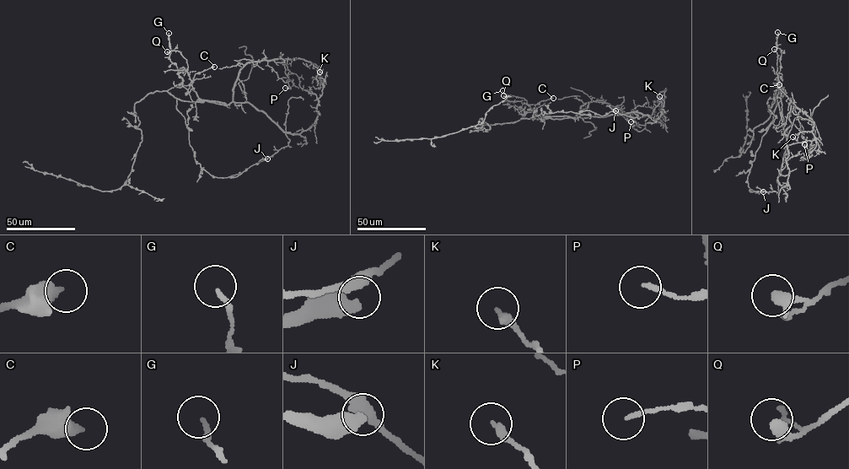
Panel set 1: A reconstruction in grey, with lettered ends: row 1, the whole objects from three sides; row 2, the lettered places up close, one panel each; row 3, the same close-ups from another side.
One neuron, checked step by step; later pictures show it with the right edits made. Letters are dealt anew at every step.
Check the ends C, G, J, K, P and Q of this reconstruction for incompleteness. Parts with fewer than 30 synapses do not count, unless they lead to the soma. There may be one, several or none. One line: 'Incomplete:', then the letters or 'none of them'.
Incomplete: none of them

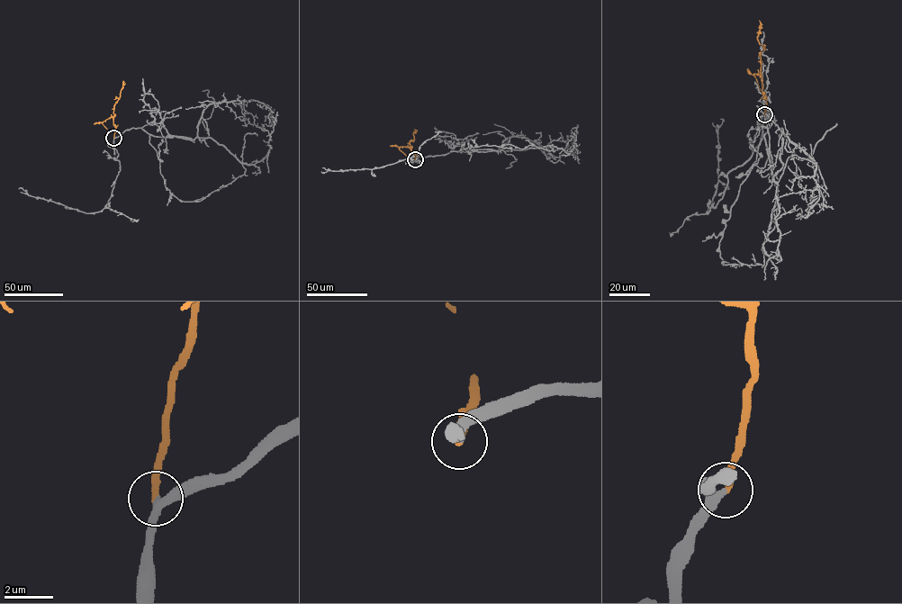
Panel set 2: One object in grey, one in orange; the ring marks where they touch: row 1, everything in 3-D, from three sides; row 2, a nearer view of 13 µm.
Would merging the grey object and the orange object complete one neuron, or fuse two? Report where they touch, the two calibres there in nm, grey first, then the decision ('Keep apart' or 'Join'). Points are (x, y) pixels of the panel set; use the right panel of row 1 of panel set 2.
Place: (764, 114). Thickness 320 nm (grey) against 240 nm. Join

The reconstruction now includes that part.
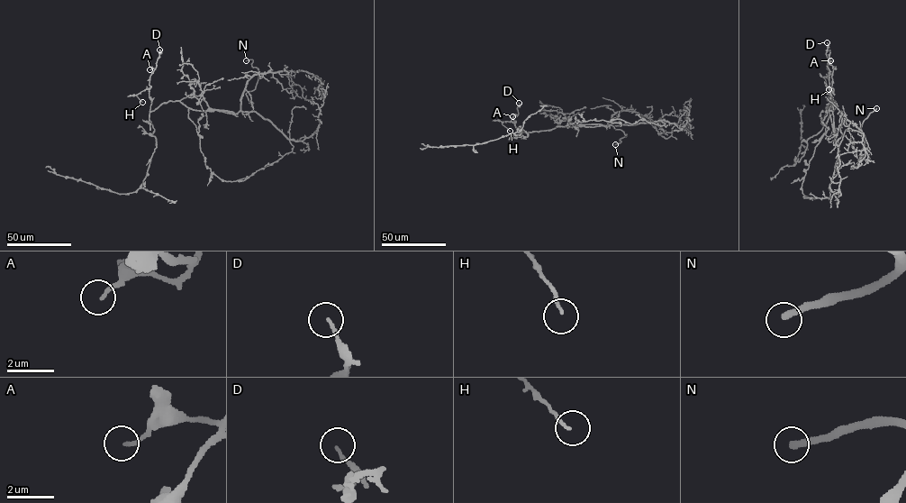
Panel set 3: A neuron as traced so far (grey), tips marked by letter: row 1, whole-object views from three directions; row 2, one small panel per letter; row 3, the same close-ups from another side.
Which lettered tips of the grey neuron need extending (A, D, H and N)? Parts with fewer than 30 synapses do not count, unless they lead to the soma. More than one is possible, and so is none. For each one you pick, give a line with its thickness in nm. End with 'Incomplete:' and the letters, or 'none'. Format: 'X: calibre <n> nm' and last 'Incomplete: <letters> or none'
N: calibre 280 nm
Incomplete: N

